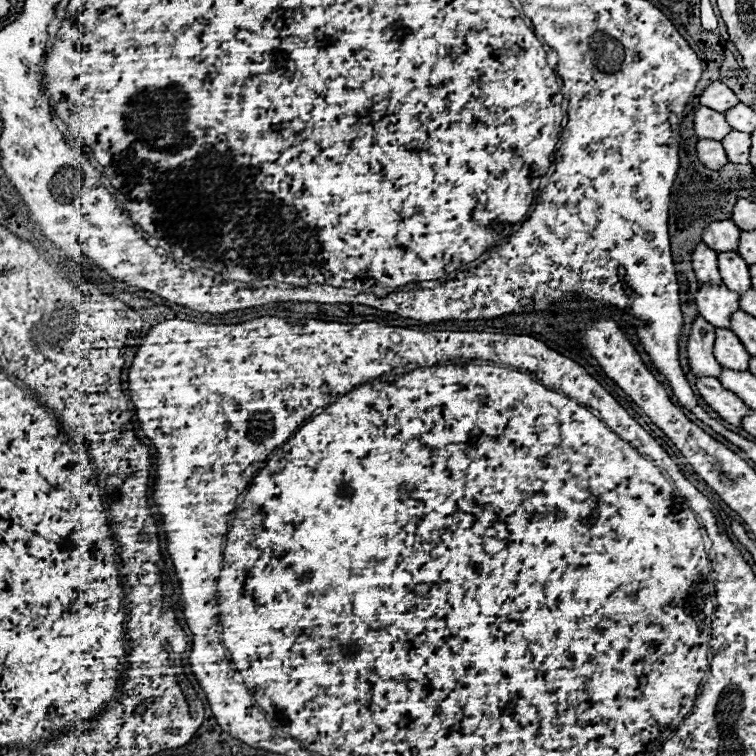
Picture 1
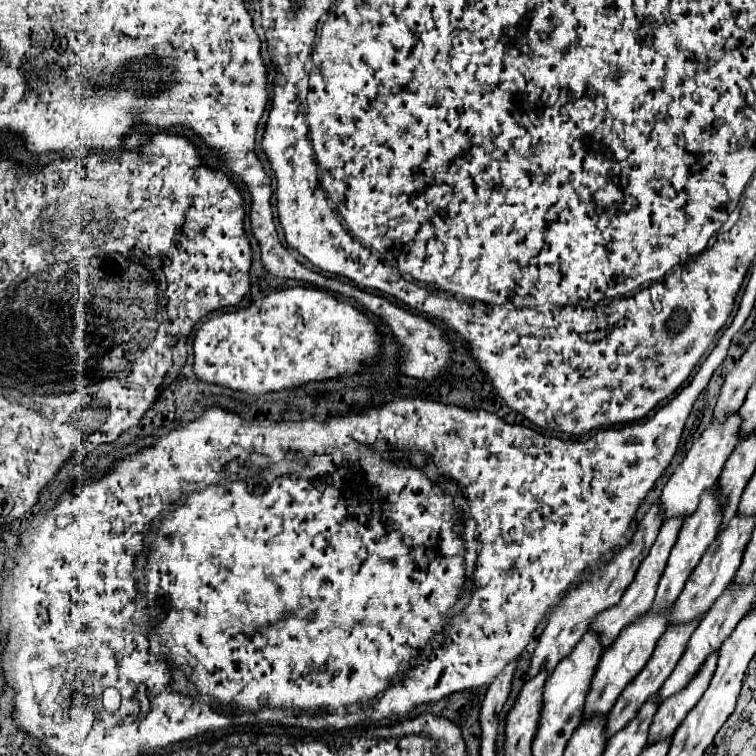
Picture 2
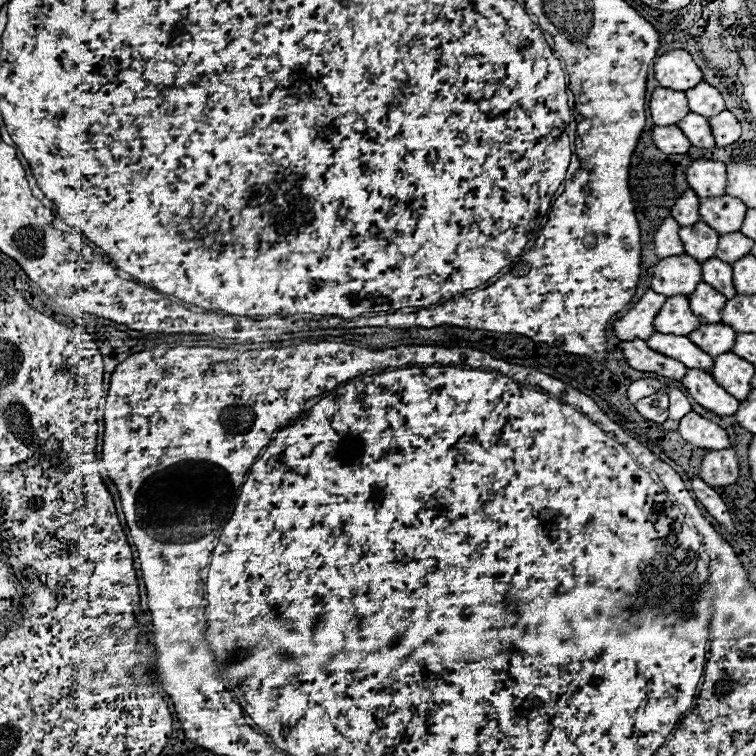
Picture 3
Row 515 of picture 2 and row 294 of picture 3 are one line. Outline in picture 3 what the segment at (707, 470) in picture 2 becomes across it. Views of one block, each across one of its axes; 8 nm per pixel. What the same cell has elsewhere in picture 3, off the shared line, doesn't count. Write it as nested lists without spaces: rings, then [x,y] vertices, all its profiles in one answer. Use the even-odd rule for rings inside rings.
[[[690,256],[664,258],[656,264],[652,290],[664,296],[690,296],[702,282],[702,266]]]

